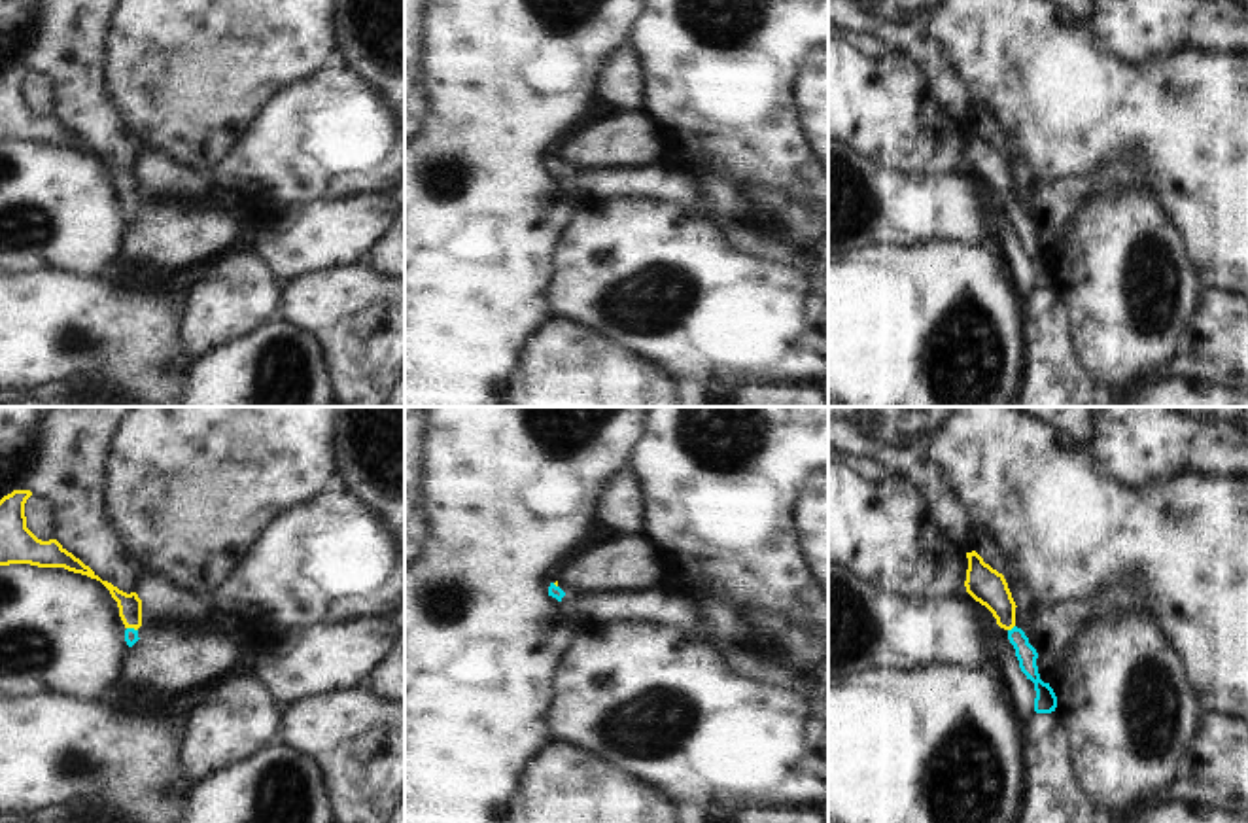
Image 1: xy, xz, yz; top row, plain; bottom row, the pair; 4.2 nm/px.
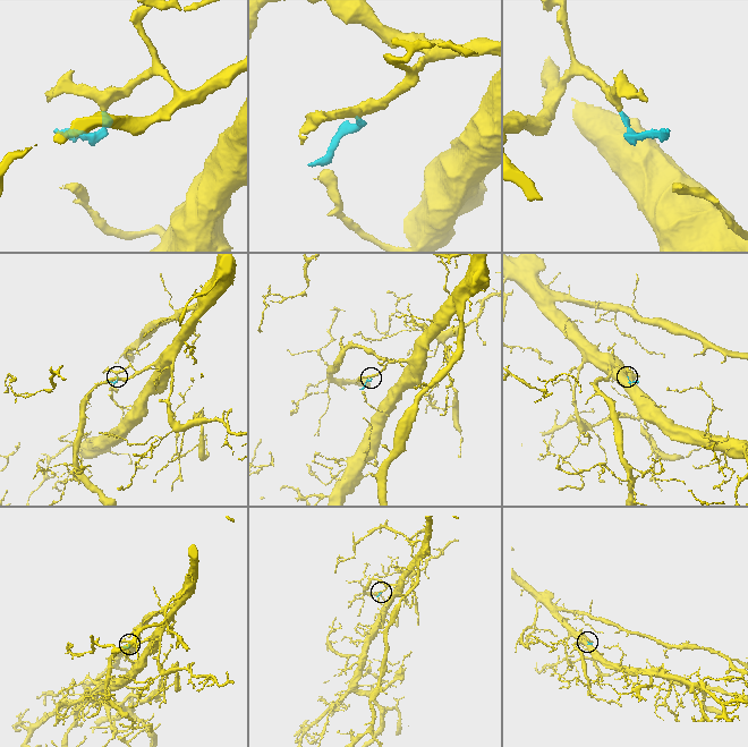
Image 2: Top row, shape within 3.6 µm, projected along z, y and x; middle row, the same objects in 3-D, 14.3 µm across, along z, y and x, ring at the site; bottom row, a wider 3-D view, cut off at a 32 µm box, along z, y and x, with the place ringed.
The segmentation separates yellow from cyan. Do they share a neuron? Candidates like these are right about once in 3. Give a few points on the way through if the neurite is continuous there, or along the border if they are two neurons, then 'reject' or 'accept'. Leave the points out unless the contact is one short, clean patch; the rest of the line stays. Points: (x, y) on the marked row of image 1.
way yz (986, 585), (1003, 606), (1010, 629), (1025, 653); accept

